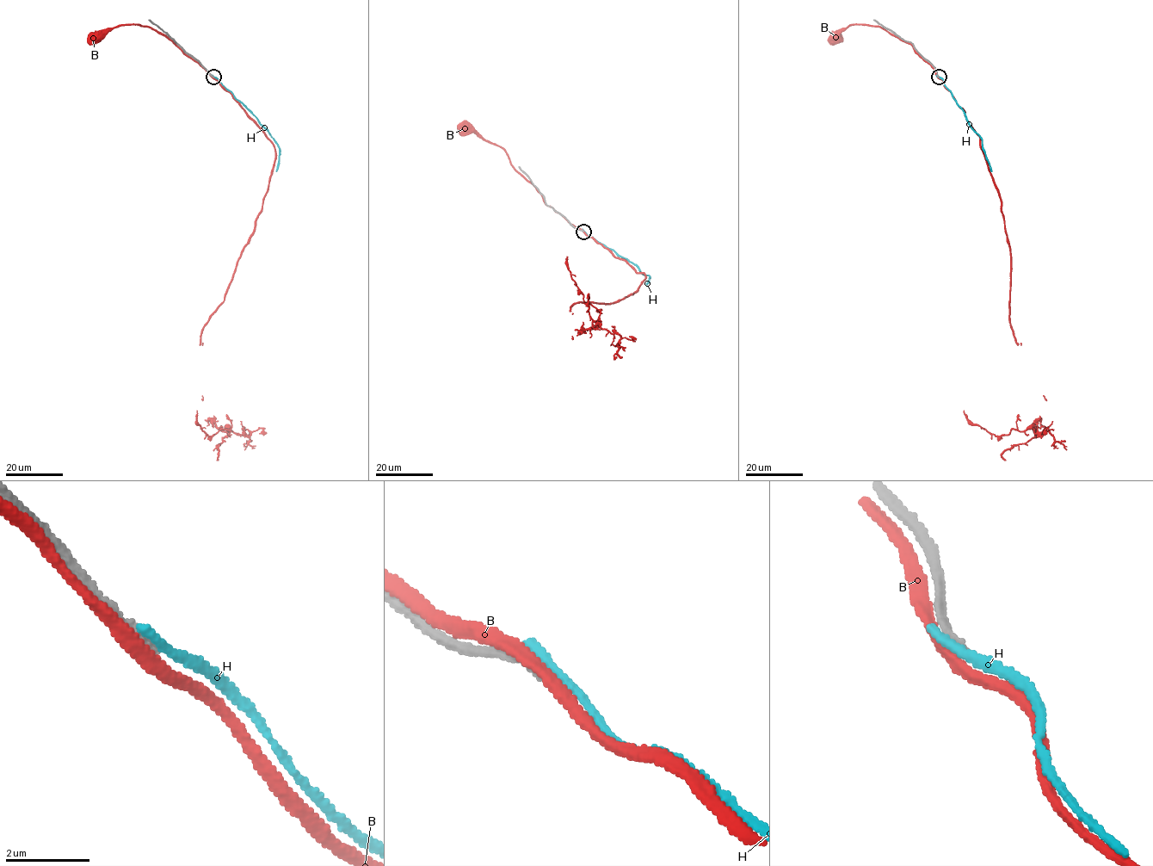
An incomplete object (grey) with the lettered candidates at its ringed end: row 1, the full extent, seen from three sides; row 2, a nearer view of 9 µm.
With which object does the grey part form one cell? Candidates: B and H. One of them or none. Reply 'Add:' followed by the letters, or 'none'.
Add: none

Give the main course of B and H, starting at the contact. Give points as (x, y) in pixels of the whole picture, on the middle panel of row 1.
B: (581, 230), (545, 202), (541, 194), (512, 165), (502, 148), (488, 142), (473, 132), (464, 129)
H: (582, 231), (649, 275), (646, 284)

